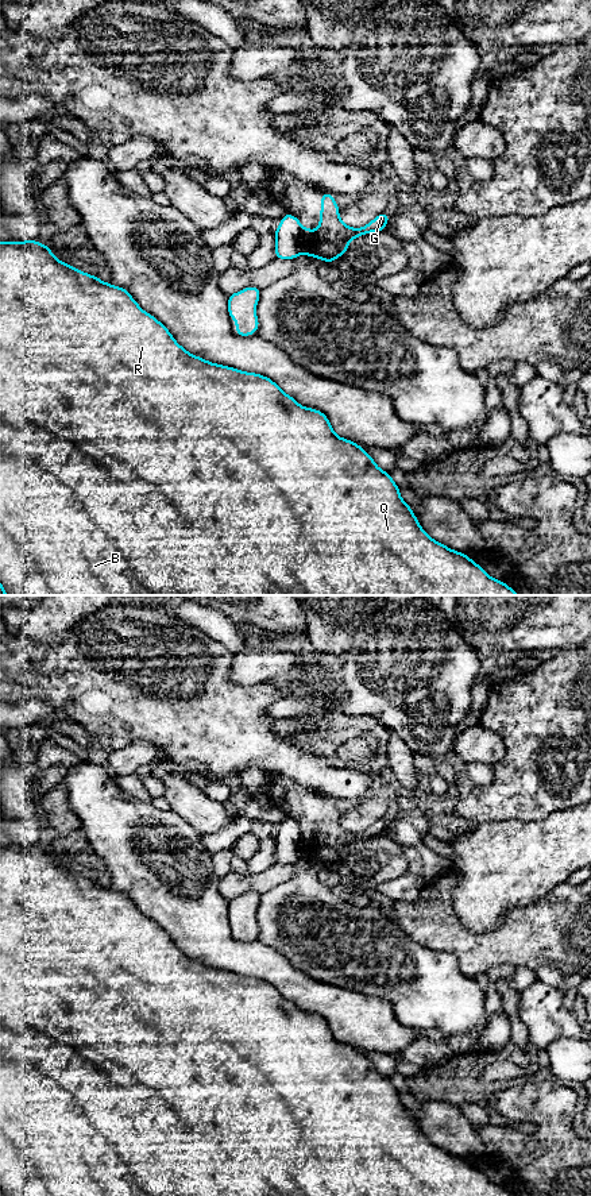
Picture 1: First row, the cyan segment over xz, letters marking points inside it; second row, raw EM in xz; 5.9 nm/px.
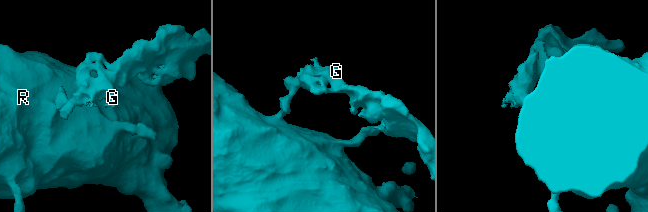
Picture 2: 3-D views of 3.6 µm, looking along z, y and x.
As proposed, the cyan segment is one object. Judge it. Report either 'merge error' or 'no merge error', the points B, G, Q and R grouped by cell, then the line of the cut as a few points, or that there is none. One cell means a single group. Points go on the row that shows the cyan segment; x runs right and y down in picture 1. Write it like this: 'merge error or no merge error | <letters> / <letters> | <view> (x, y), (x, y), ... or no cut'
merge error | B Q R / G | xz (298, 222), (298, 246), (301, 251)

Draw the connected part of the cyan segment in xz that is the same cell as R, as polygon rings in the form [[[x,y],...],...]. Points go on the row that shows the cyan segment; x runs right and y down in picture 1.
[[[38,240],[0,242],[0,590],[5,595],[518,595],[506,583],[491,578],[470,556],[433,540],[401,498],[390,474],[381,470],[359,444],[339,437],[321,410],[301,406],[264,375],[189,354],[124,288],[112,286],[57,259],[50,246]]]

